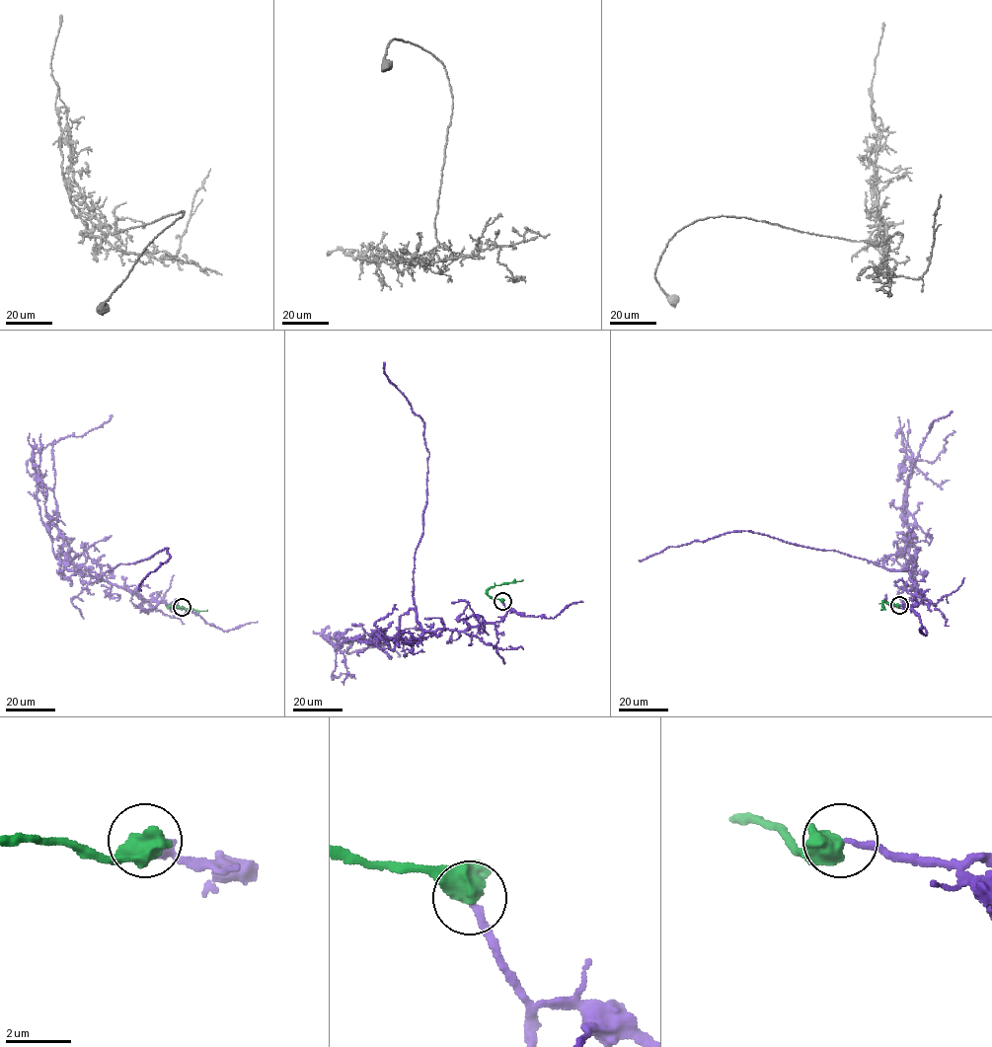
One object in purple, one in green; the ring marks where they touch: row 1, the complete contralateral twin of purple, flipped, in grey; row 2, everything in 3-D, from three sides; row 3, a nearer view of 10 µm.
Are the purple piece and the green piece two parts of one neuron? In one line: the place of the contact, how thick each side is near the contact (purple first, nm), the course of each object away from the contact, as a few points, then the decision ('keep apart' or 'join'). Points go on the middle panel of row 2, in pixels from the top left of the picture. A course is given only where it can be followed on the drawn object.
place (502, 601); calibres 190 and 700 nm; course purple (502, 601), (500, 620), (464, 631), (426, 632), (418, 621), (413, 571), (428, 451), (424, 422), (384, 362); course green (502, 601), (491, 598), (487, 592), (496, 585), (522, 579); join

